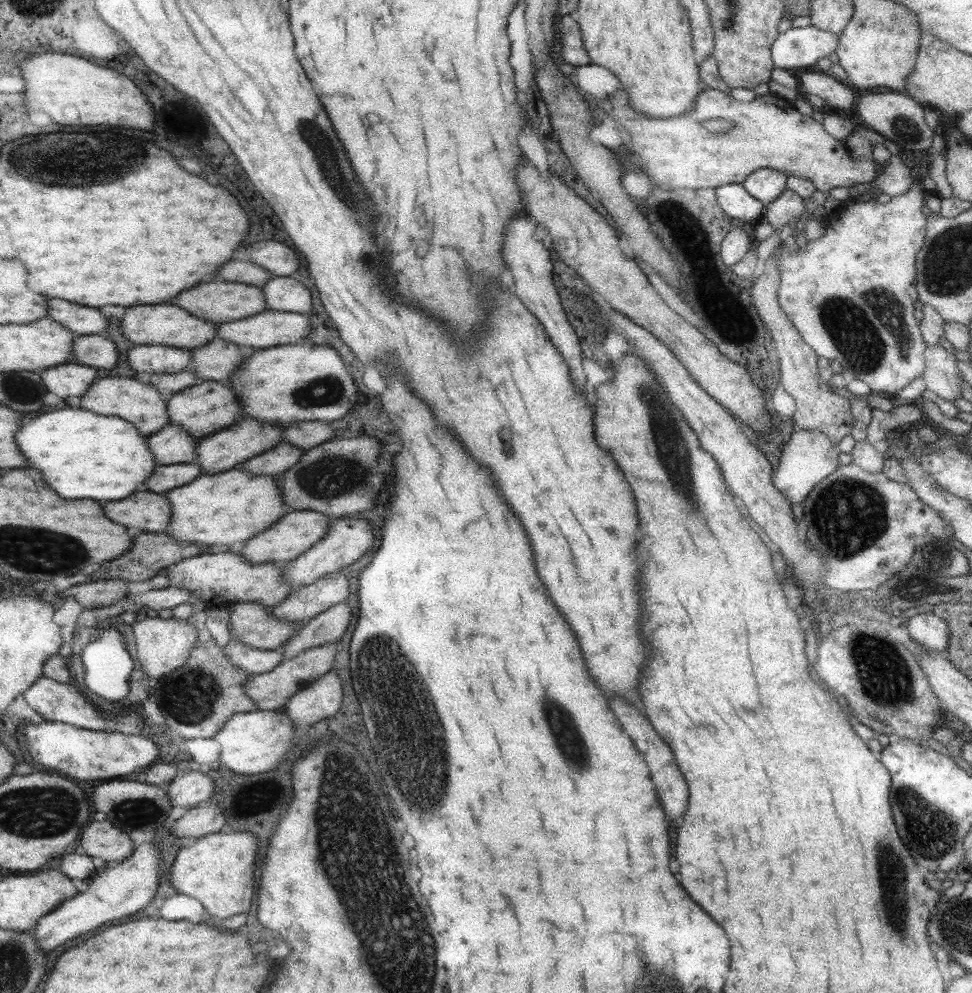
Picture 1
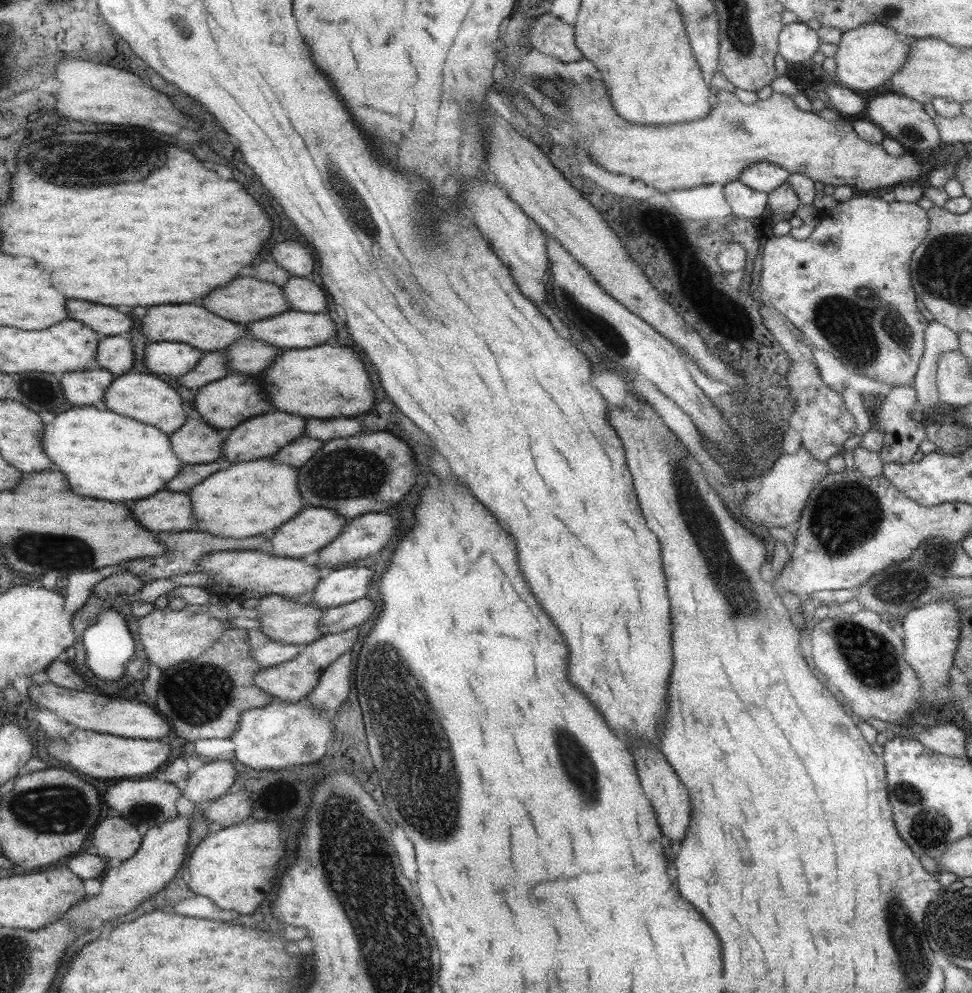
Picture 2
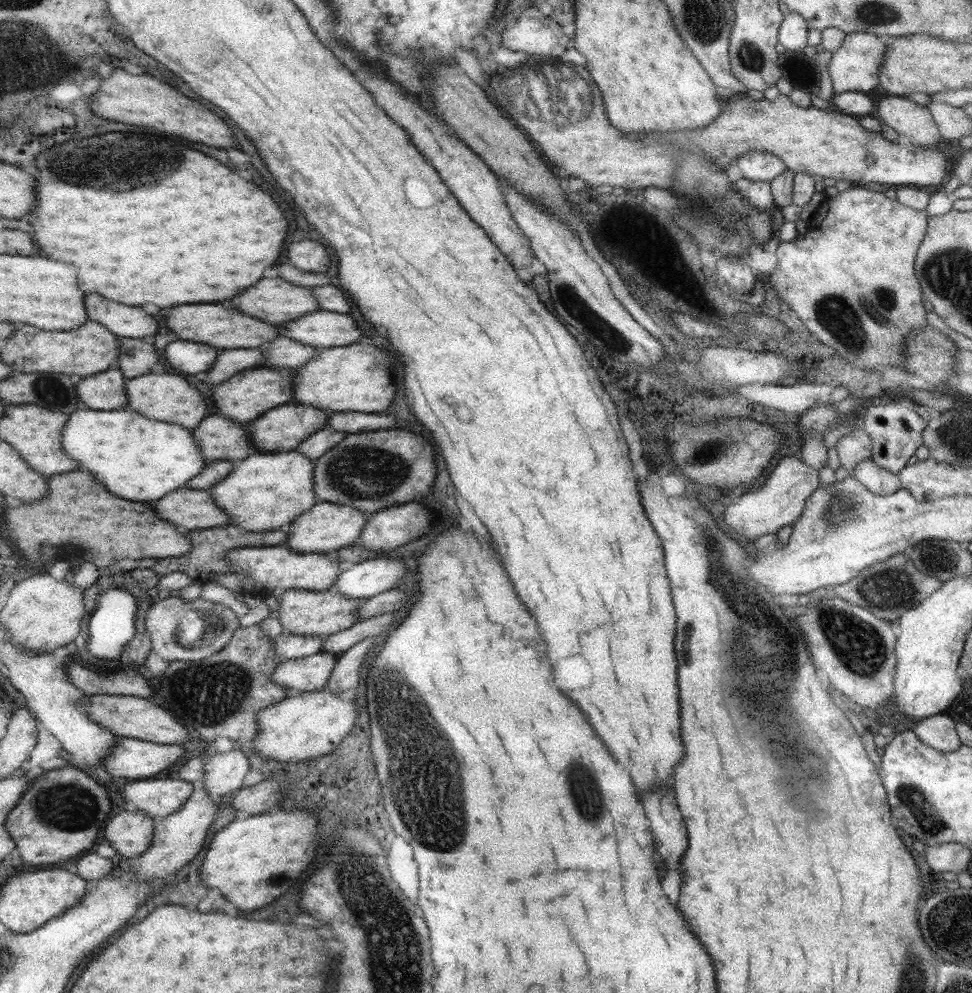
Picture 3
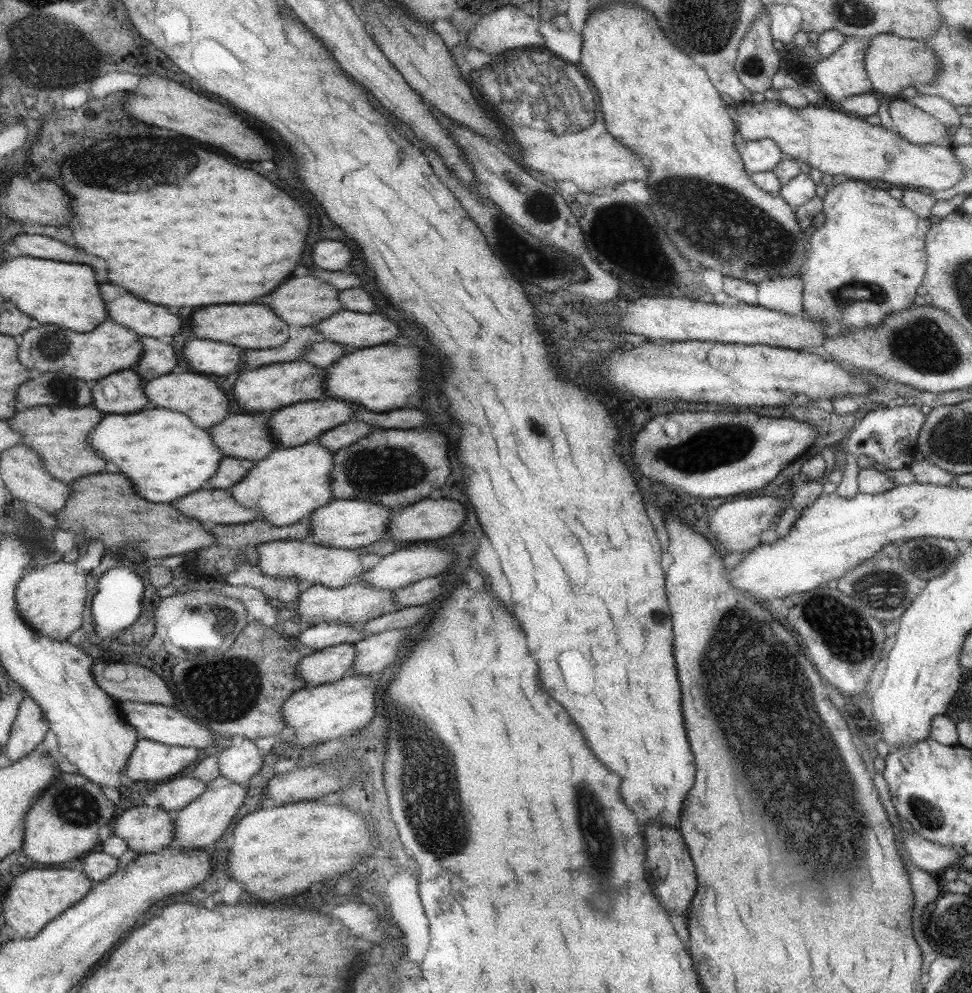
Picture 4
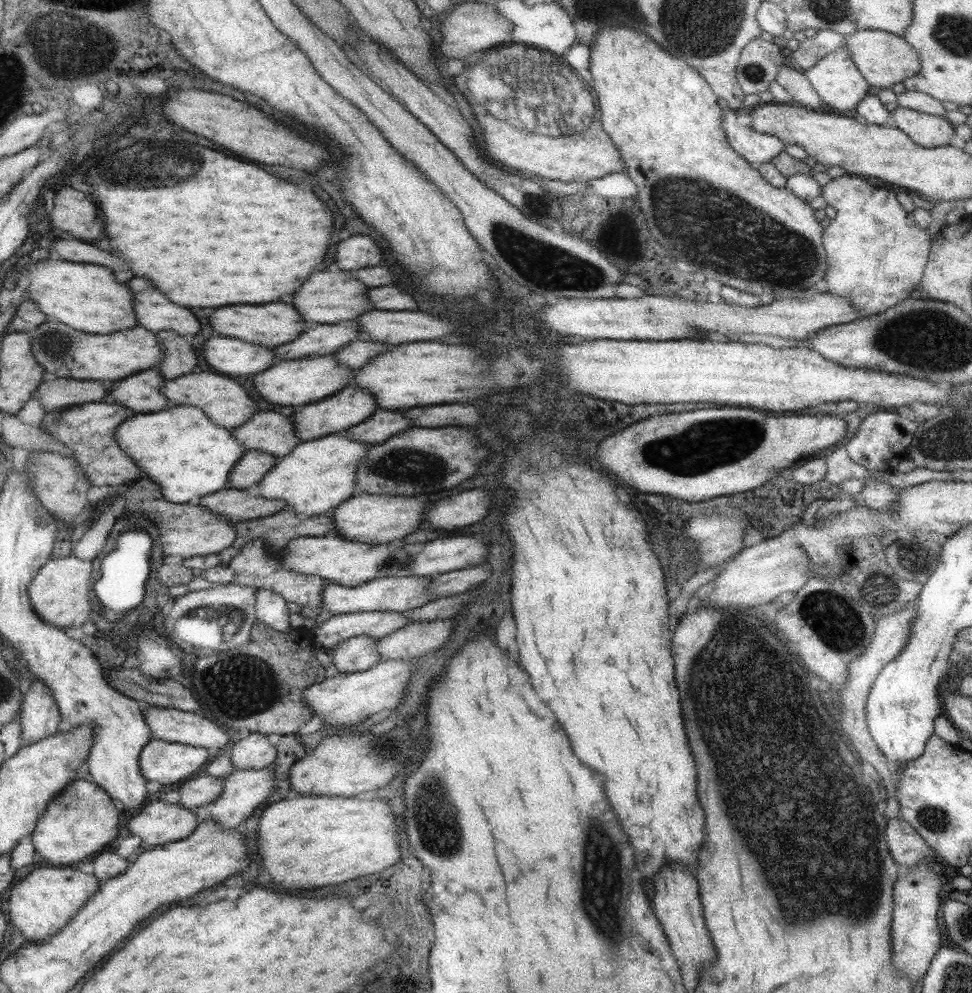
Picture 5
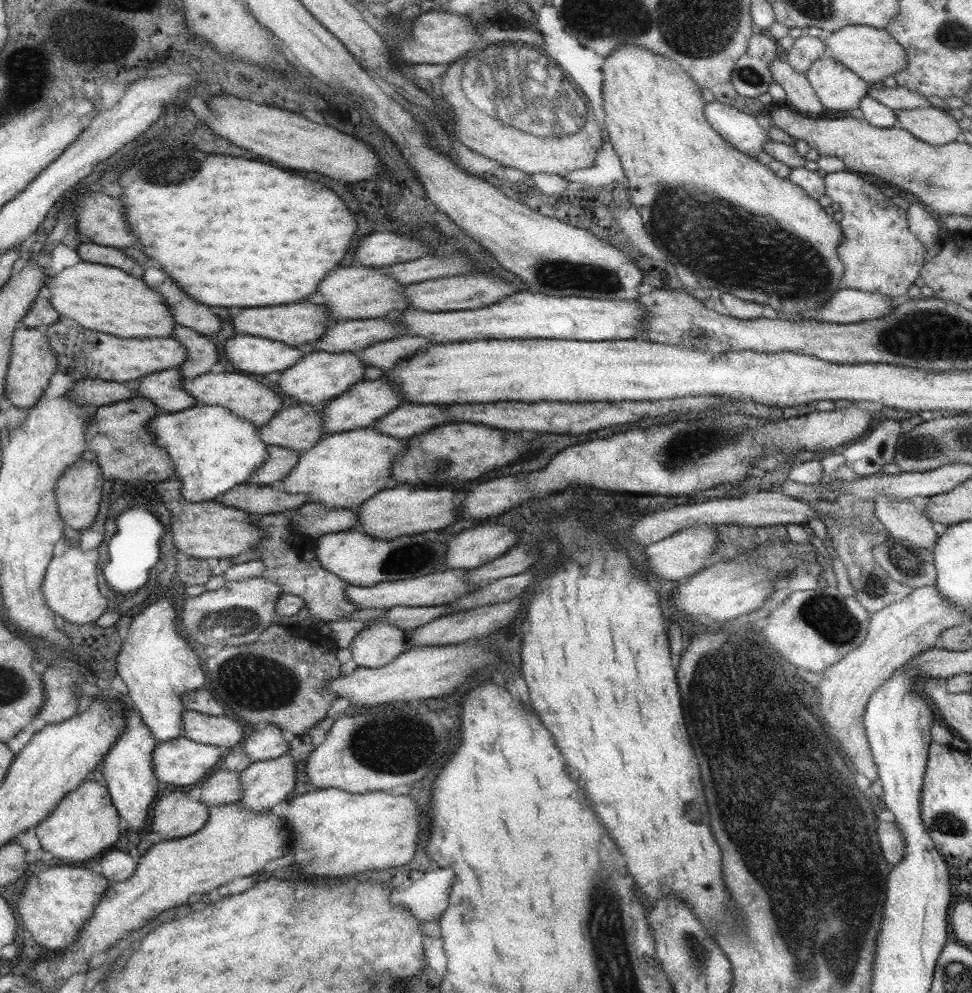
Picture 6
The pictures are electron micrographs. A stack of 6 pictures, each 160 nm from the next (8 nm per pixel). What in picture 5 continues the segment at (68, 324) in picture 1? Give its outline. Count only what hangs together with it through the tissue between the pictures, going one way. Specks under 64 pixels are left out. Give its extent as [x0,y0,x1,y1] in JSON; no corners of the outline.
[125,278,199,336]

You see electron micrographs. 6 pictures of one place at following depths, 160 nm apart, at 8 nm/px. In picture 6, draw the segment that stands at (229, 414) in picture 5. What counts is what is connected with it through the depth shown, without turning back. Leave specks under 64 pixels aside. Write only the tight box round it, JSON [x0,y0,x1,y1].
[182,372,288,426]

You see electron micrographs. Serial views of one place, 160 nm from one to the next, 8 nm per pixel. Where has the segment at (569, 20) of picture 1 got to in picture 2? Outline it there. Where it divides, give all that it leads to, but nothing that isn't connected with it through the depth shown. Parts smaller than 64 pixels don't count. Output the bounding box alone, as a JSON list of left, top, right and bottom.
[529,9,583,62]

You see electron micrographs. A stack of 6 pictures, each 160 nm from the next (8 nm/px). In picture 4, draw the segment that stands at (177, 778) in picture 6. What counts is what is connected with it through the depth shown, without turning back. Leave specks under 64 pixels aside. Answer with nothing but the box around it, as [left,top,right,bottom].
[122,738,197,781]

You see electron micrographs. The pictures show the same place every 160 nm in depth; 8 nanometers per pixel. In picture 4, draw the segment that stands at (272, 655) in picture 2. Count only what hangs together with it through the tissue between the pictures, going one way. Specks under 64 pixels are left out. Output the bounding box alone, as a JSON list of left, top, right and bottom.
[295,623,365,651]

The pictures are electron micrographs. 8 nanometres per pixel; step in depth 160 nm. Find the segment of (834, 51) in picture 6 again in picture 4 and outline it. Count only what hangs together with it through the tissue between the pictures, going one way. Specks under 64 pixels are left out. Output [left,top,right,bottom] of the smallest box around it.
[864,34,938,97]

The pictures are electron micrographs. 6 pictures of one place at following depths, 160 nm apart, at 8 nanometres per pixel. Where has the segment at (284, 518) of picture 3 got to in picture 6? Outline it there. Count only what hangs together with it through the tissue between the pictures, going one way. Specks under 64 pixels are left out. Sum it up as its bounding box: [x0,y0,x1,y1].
[277,427,406,508]

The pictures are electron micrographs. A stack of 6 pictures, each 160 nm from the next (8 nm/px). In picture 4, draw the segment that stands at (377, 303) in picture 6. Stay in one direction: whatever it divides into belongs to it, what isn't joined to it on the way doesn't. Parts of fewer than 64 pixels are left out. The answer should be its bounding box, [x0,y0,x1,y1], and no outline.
[267,276,342,327]

